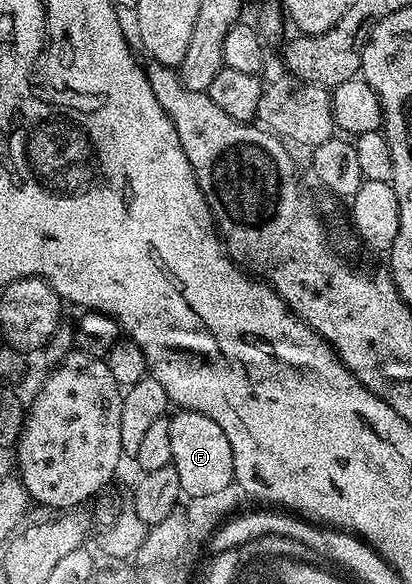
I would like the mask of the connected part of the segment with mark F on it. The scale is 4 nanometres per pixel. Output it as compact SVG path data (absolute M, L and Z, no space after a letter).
M175 410L169 416L172 433L172 465L180 476L180 489L183 496L194 501L208 500L210 493L219 493L229 483L234 483L234 454L232 445L228 445L228 437L224 437L224 429L212 421L212 417L204 417L204 413Z

